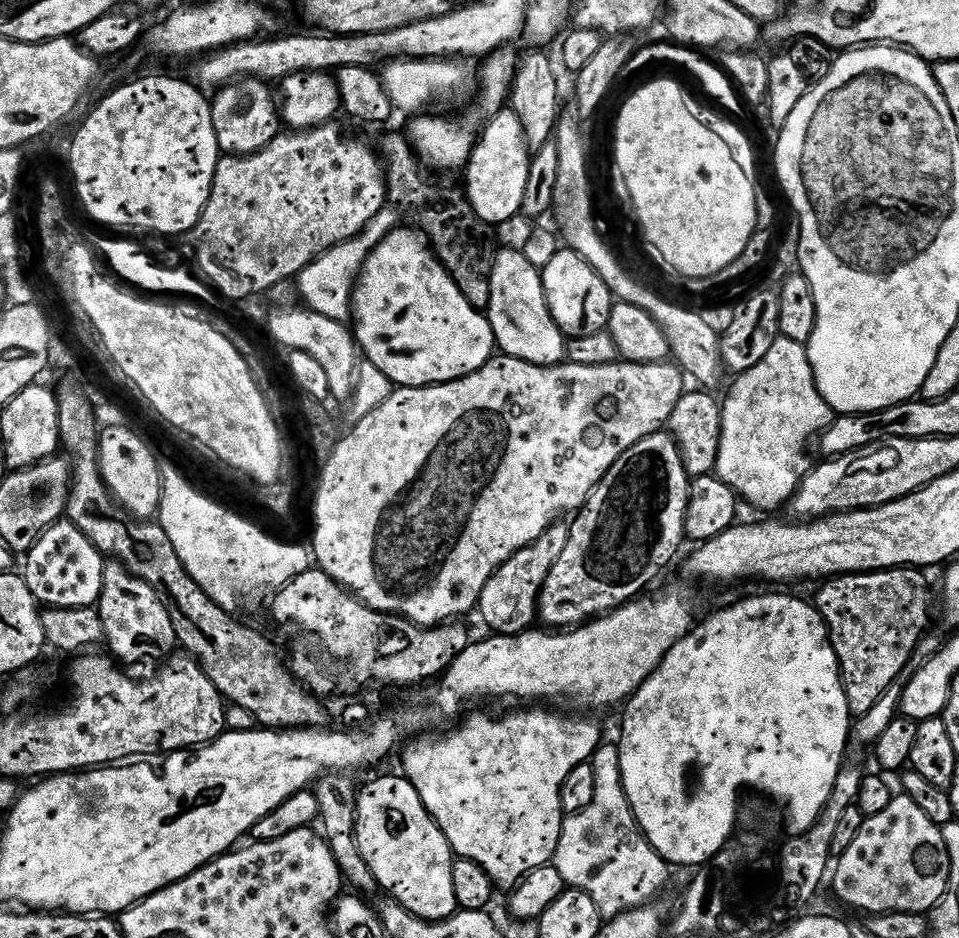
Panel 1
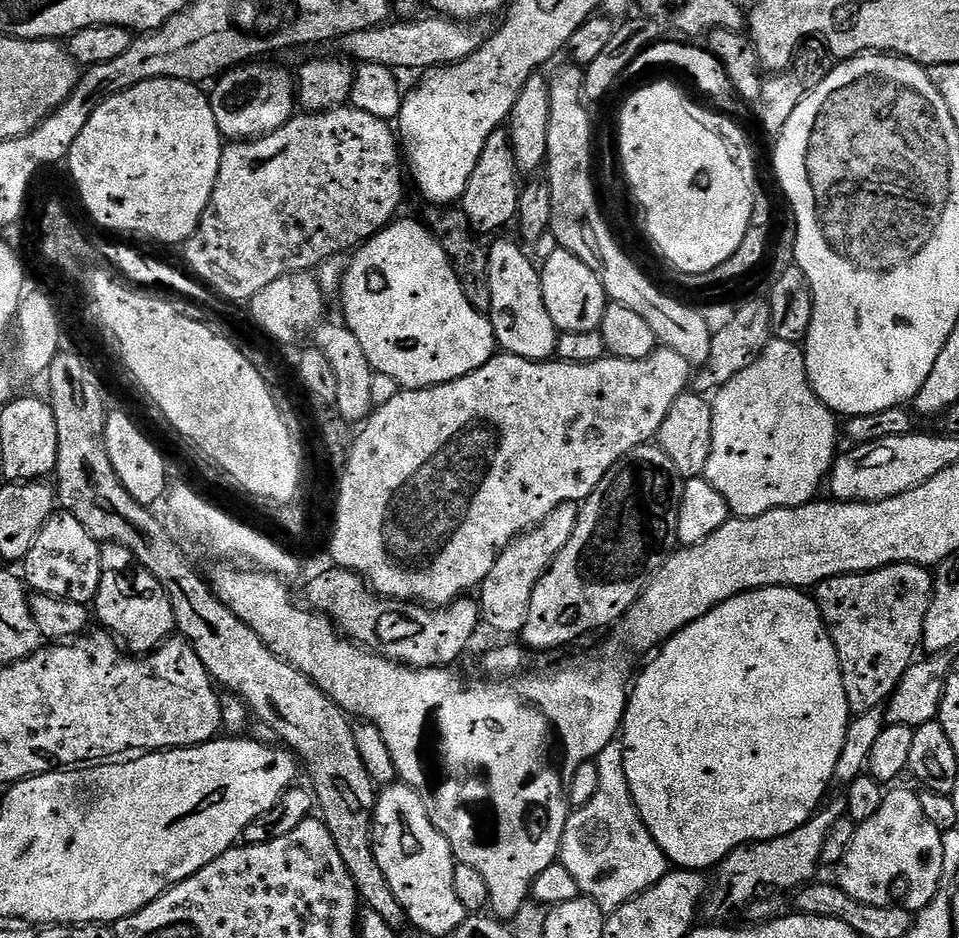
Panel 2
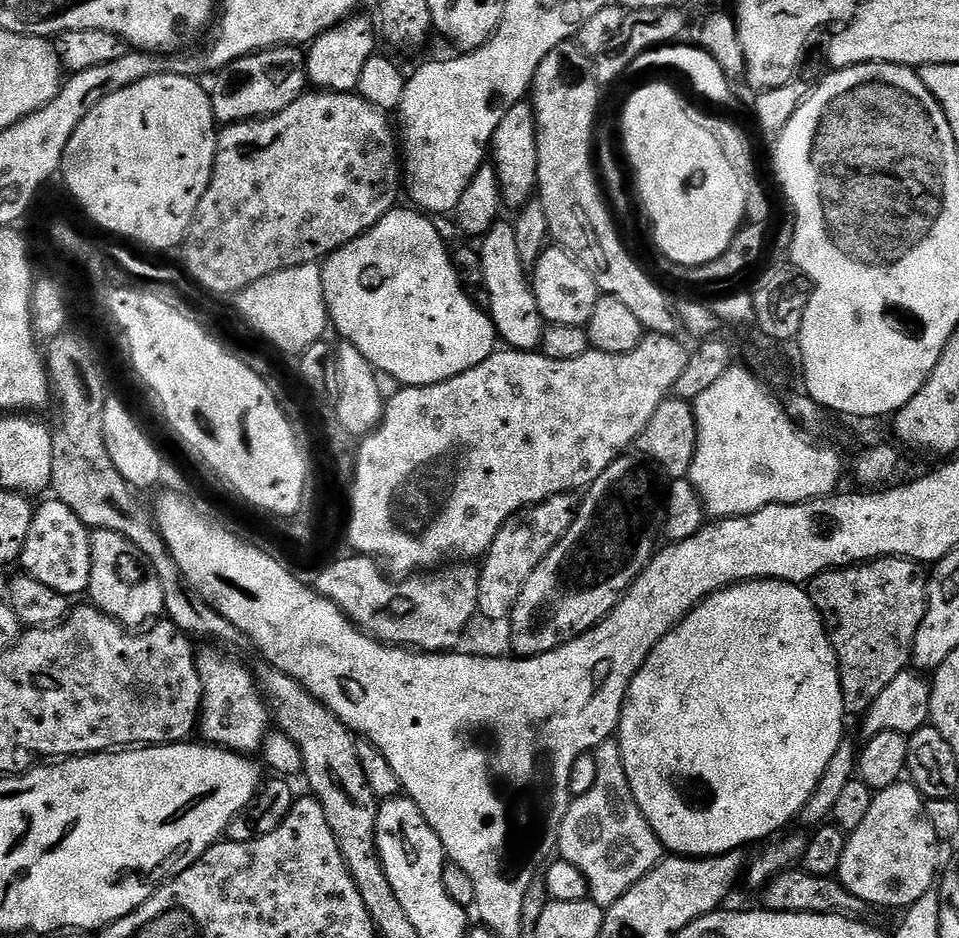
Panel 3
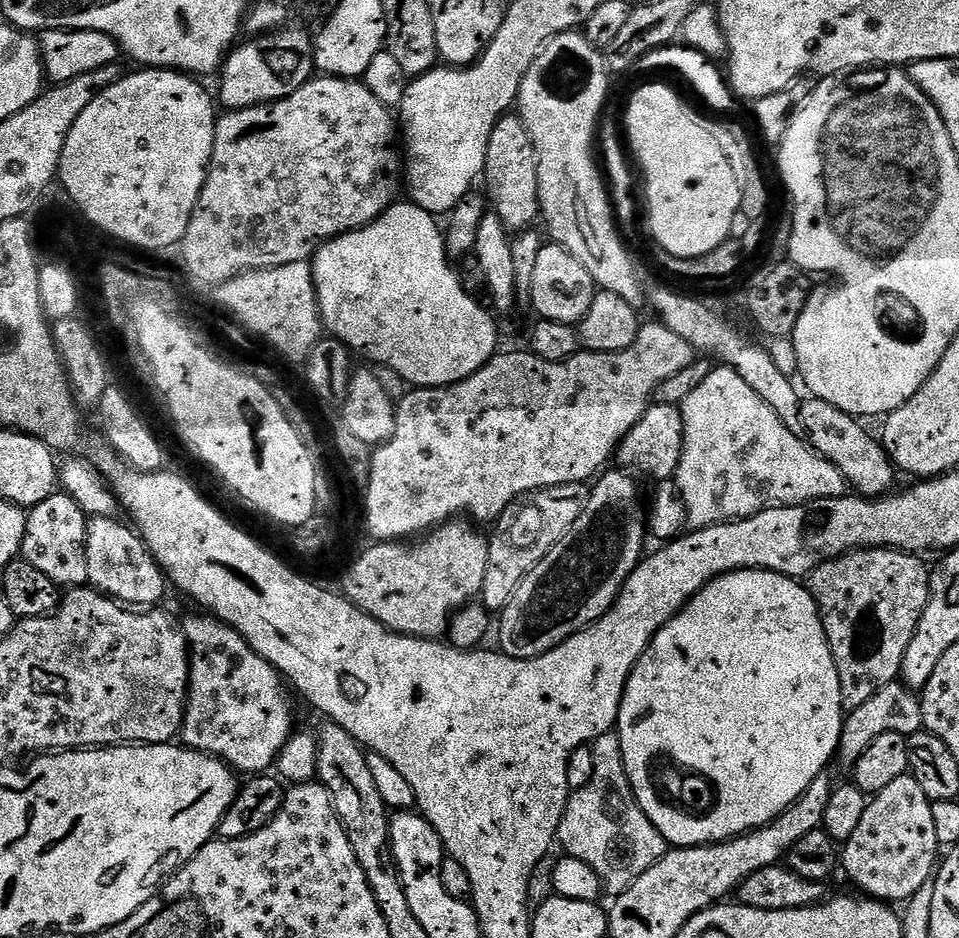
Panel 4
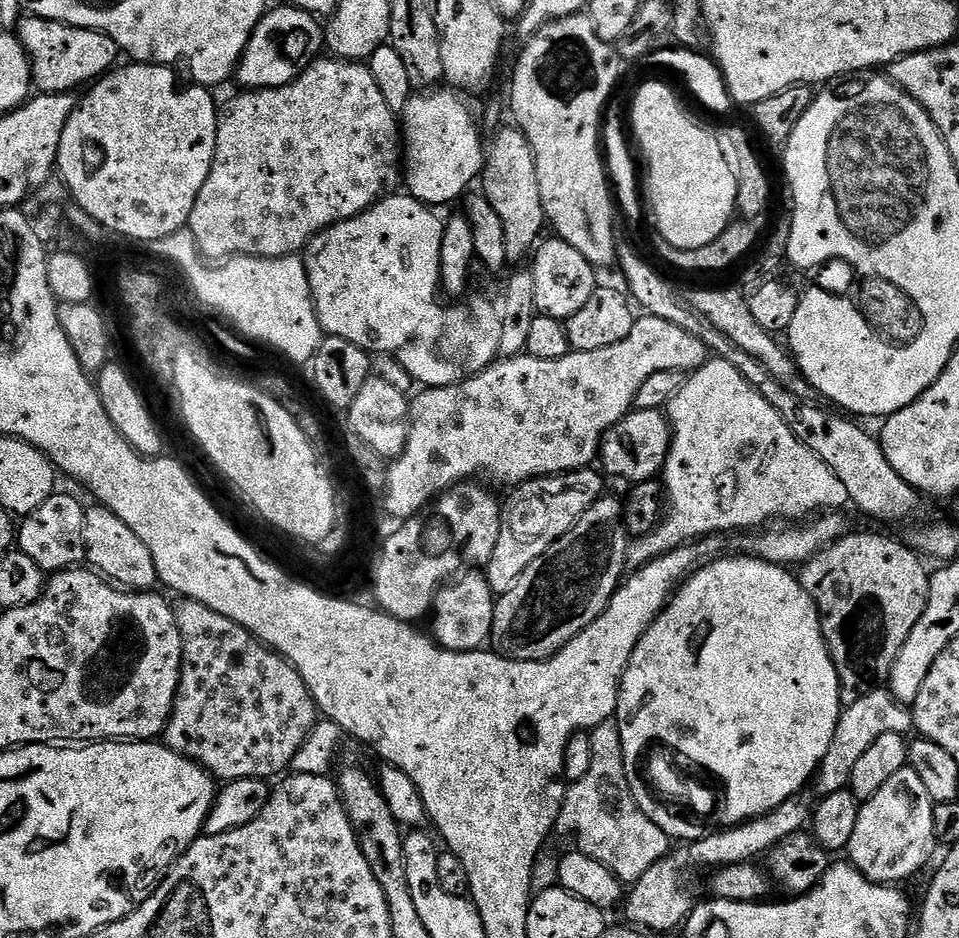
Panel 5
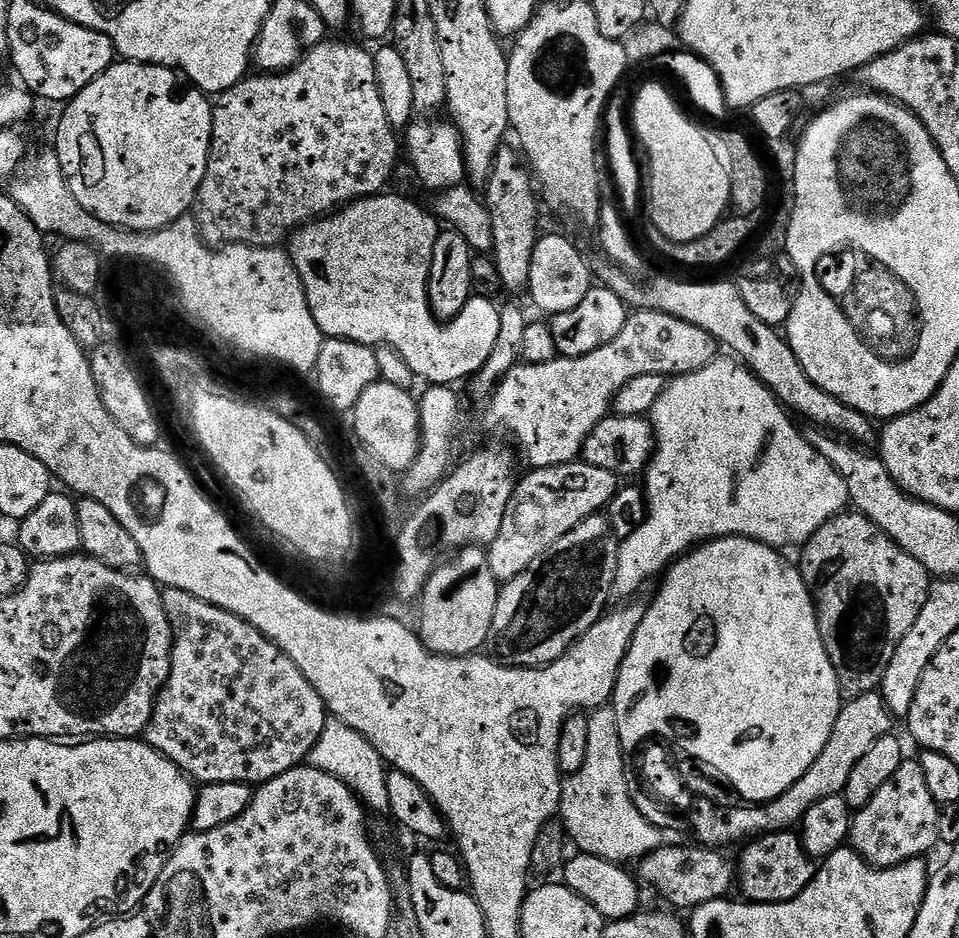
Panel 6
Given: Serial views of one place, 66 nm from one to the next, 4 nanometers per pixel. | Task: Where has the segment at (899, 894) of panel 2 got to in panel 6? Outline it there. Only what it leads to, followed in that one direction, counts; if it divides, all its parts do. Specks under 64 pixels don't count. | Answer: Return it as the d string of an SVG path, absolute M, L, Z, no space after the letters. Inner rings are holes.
M905 759L904 764L898 766L898 774L894 774L894 778L890 778L890 782L886 782L886 786L882 786L882 790L878 790L874 798L870 798L866 807L853 815L850 846L859 856L863 856L867 864L873 864L875 868L893 868L911 860L927 857L927 852L932 847L937 847L940 839L940 810L941 805L932 797L928 775L922 770L919 759Z

